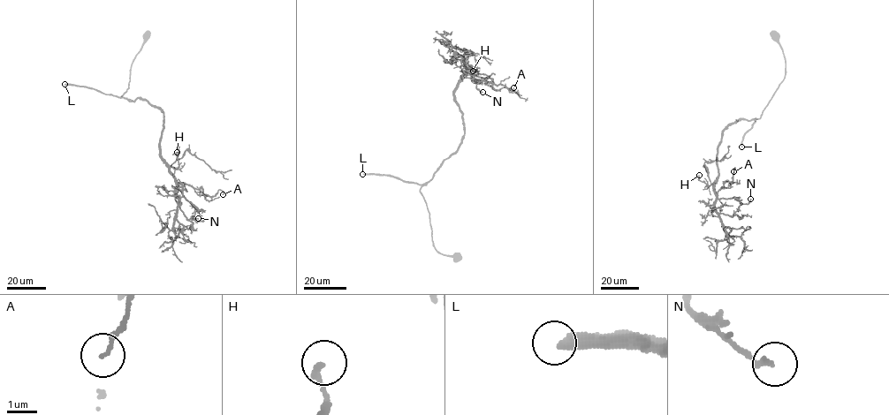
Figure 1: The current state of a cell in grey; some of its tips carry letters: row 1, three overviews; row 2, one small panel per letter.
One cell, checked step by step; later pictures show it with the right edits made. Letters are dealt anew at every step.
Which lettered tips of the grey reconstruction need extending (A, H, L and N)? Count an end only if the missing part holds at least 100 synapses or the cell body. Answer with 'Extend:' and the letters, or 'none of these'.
Extend: L

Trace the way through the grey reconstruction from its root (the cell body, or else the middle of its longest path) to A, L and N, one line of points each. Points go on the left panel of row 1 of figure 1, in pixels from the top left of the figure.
A: (146, 36), (121, 97), (143, 98), (163, 112), (161, 158), (178, 182), (199, 195), (223, 194)
L: (146, 36), (131, 65), (128, 88), (122, 97), (85, 86), (64, 84)
N: (146, 36), (121, 97), (143, 98), (163, 112), (162, 160), (195, 208), (193, 218), (198, 218)

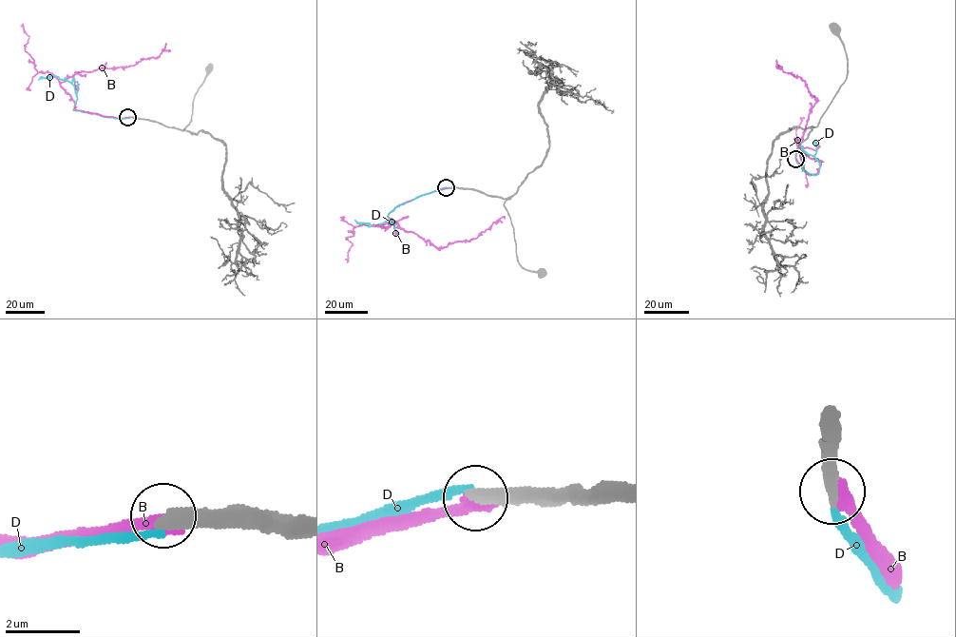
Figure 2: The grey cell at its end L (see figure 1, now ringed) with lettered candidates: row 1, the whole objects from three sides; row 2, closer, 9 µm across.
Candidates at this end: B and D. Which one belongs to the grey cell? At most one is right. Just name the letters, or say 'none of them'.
none of them

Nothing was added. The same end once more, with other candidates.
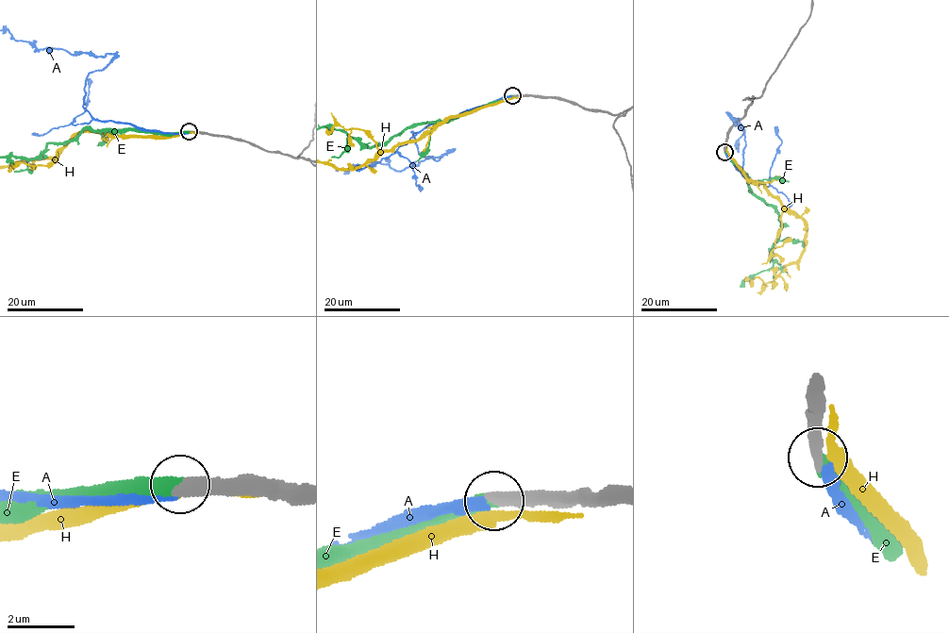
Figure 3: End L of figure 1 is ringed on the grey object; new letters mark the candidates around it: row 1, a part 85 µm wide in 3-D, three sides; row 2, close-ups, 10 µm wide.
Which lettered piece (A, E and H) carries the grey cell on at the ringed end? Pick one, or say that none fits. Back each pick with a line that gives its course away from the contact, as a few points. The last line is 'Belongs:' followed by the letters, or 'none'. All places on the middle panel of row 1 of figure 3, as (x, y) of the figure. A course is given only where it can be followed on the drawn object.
Belongs: E

